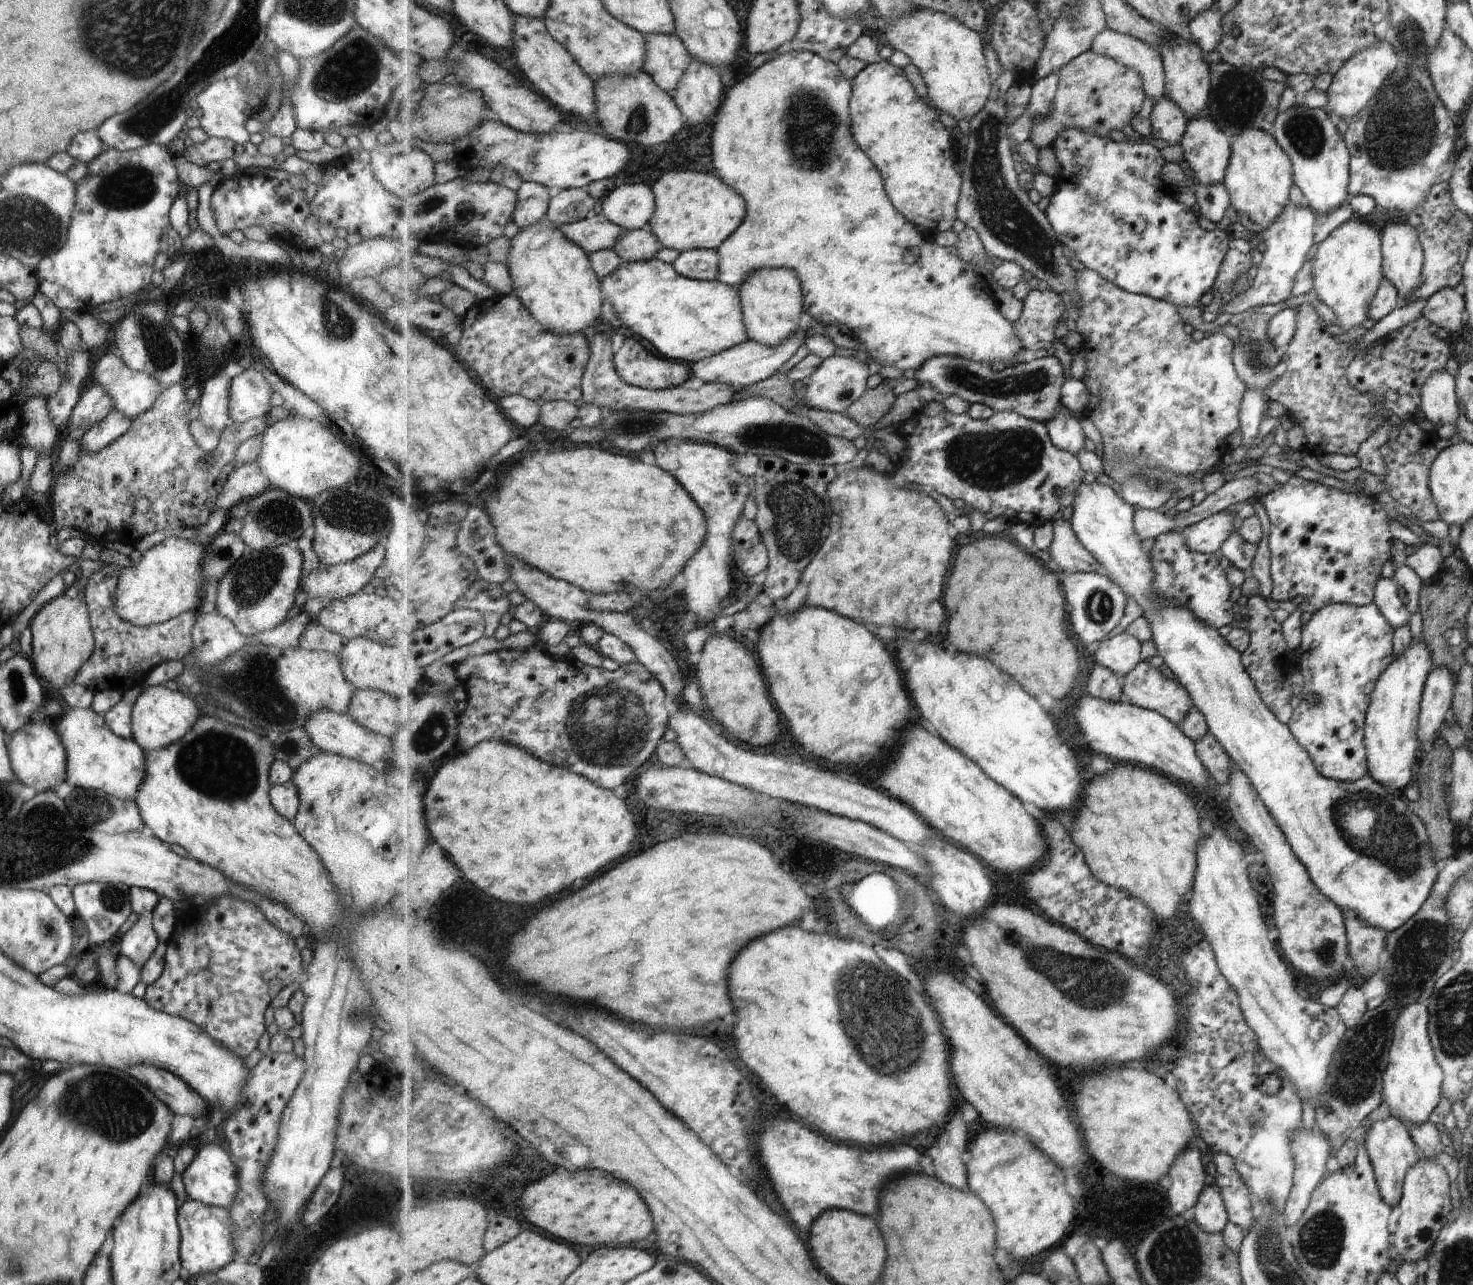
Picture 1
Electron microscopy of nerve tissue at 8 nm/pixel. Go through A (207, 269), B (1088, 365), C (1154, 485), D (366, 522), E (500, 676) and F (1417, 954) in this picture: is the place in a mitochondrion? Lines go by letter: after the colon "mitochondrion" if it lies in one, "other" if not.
A: other
B: other
C: mitochondrion
D: mitochondrion
E: other
F: mitochondrion

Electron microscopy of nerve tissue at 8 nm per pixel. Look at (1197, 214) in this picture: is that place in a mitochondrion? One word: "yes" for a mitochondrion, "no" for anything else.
no

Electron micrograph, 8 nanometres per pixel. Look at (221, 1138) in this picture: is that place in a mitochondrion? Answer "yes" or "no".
no

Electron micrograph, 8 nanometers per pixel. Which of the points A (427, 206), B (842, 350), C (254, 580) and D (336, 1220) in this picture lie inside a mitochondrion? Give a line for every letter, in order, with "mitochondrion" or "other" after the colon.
A: mitochondrion
B: other
C: mitochondrion
D: other

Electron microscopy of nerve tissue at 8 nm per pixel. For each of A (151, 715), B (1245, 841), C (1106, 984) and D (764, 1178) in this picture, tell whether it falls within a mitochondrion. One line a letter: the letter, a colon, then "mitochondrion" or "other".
A: other
B: other
C: mitochondrion
D: other

